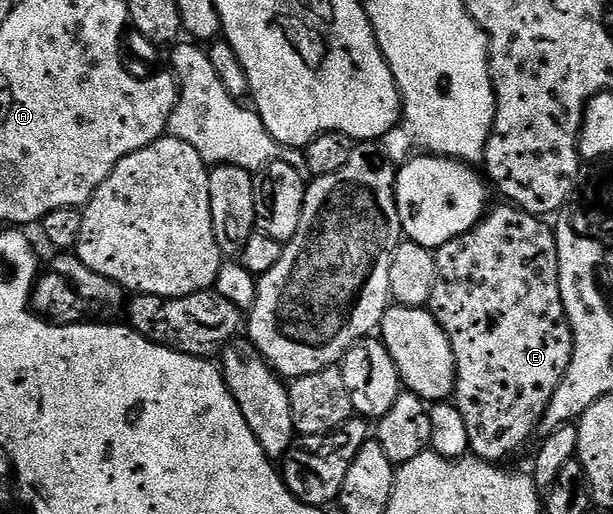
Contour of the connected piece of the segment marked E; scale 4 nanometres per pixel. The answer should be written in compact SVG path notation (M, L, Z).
M512 205L494 206L486 214L485 218L472 227L467 233L447 241L447 245L436 248L437 276L435 277L435 289L431 289L431 297L427 304L427 310L433 314L435 321L447 333L451 341L451 349L455 353L455 365L457 366L457 386L455 388L455 402L459 413L463 413L463 421L467 424L467 437L469 438L470 452L476 458L484 459L486 463L500 464L501 459L521 451L525 442L532 437L541 426L541 418L563 377L567 373L567 365L571 365L573 356L573 330L569 324L569 318L563 305L561 296L561 266L557 256L557 237L552 226L548 227L544 218L532 215L519 207Z

